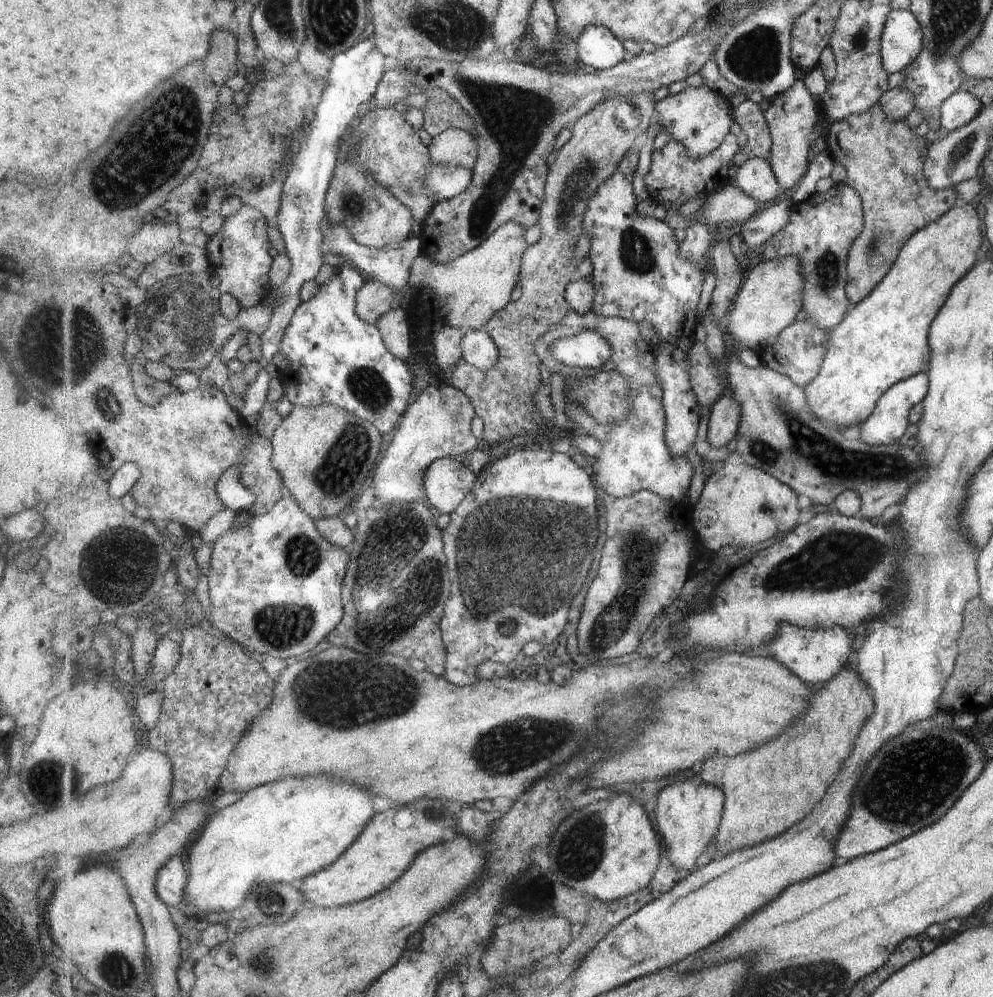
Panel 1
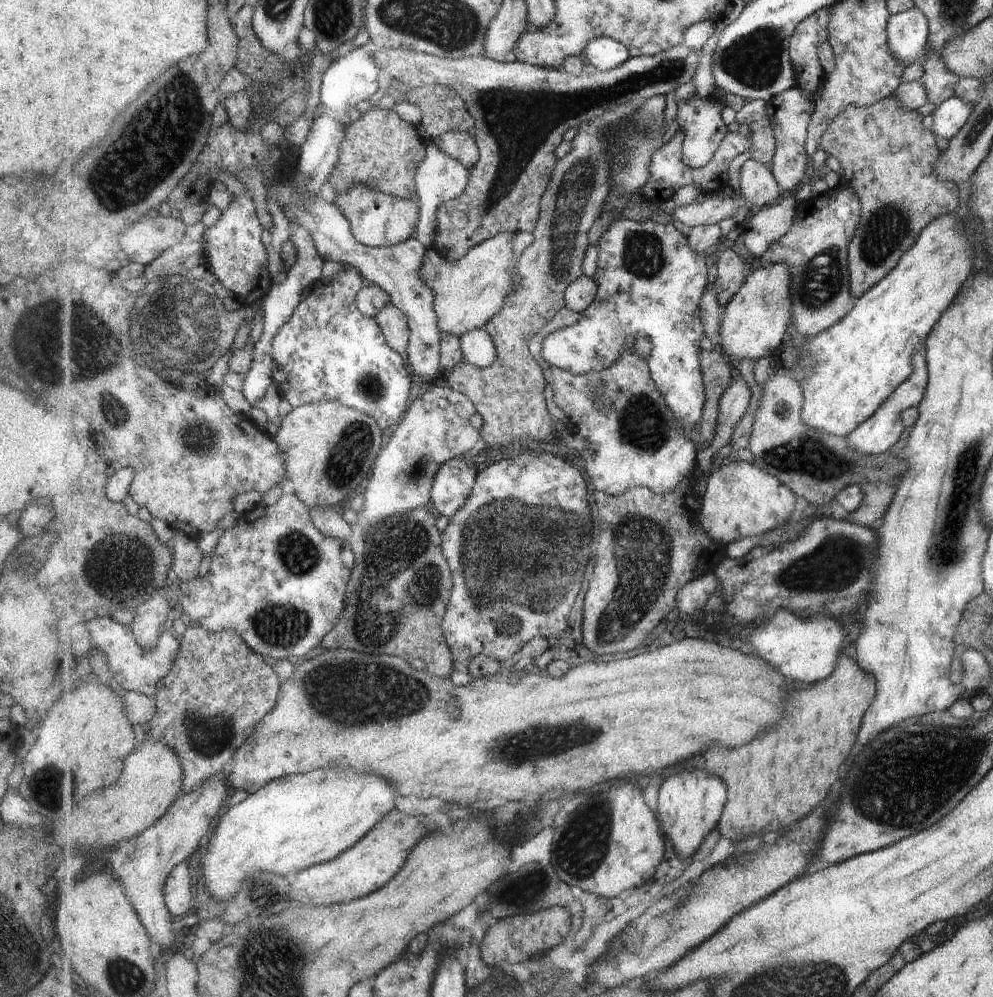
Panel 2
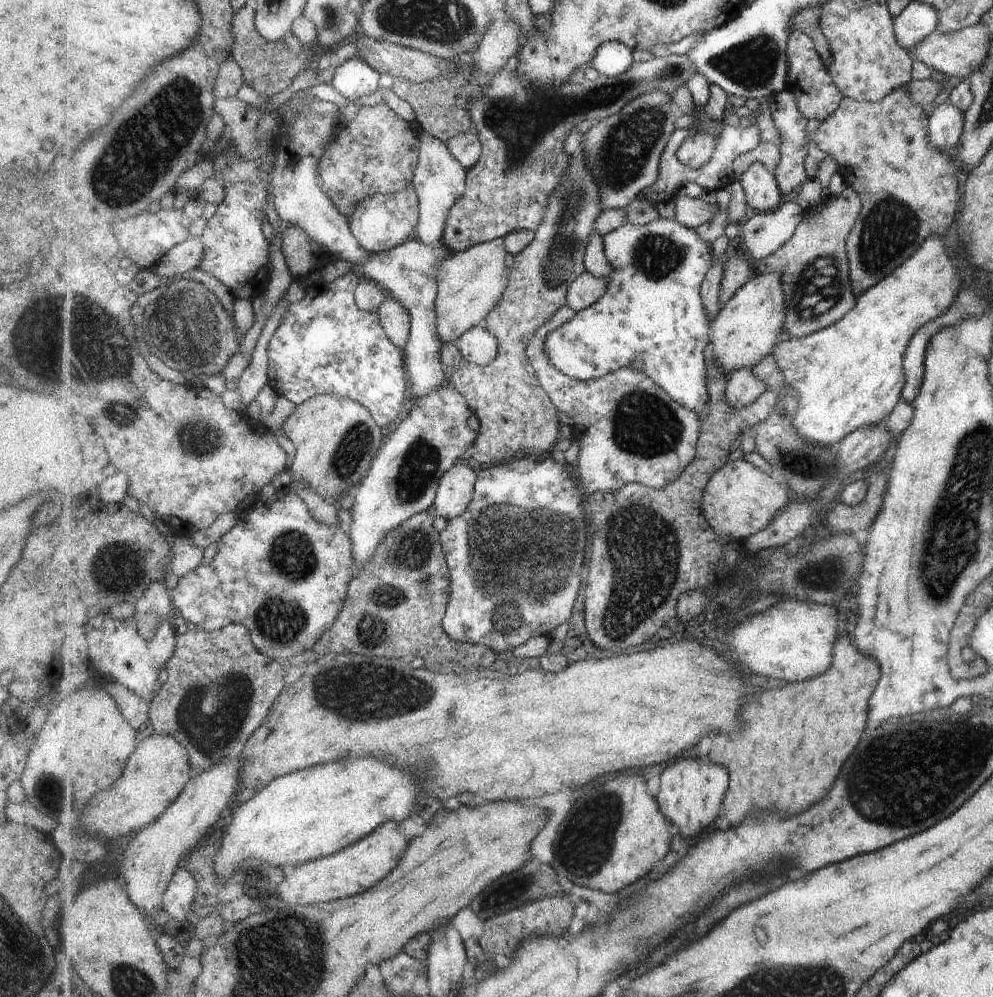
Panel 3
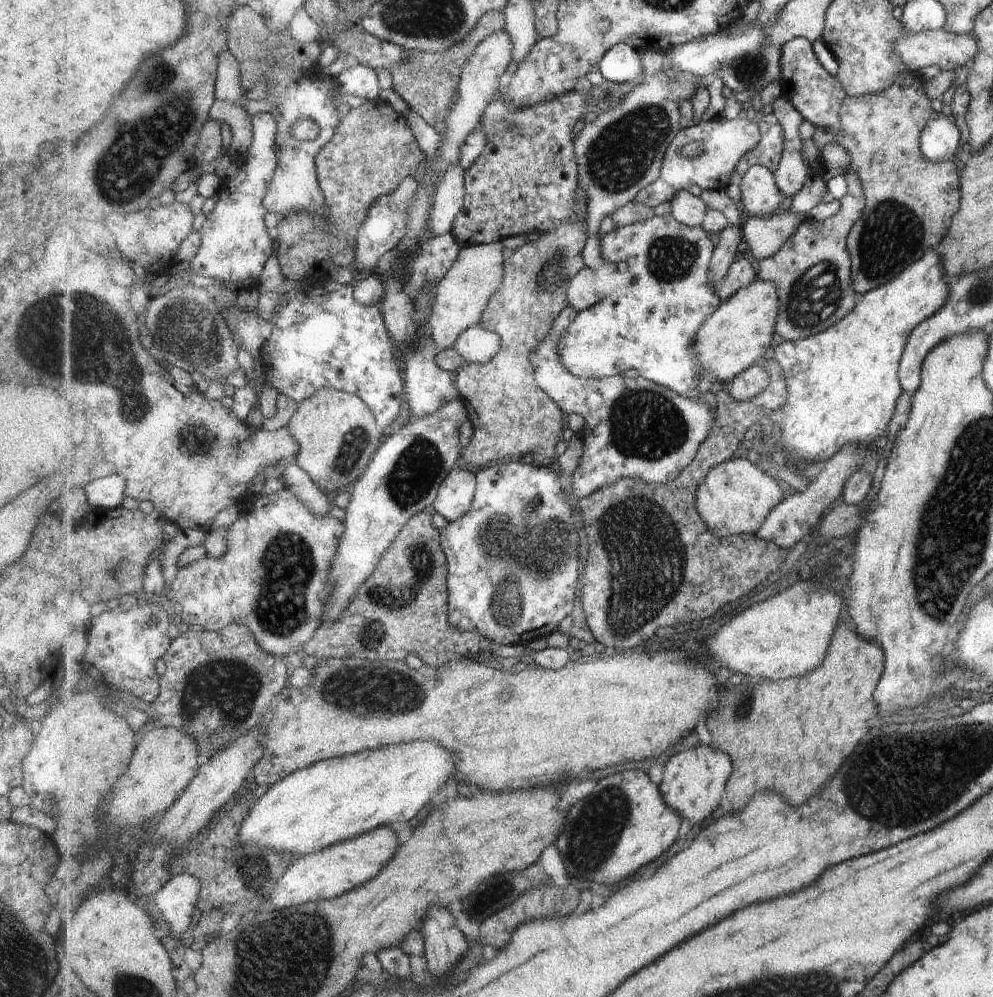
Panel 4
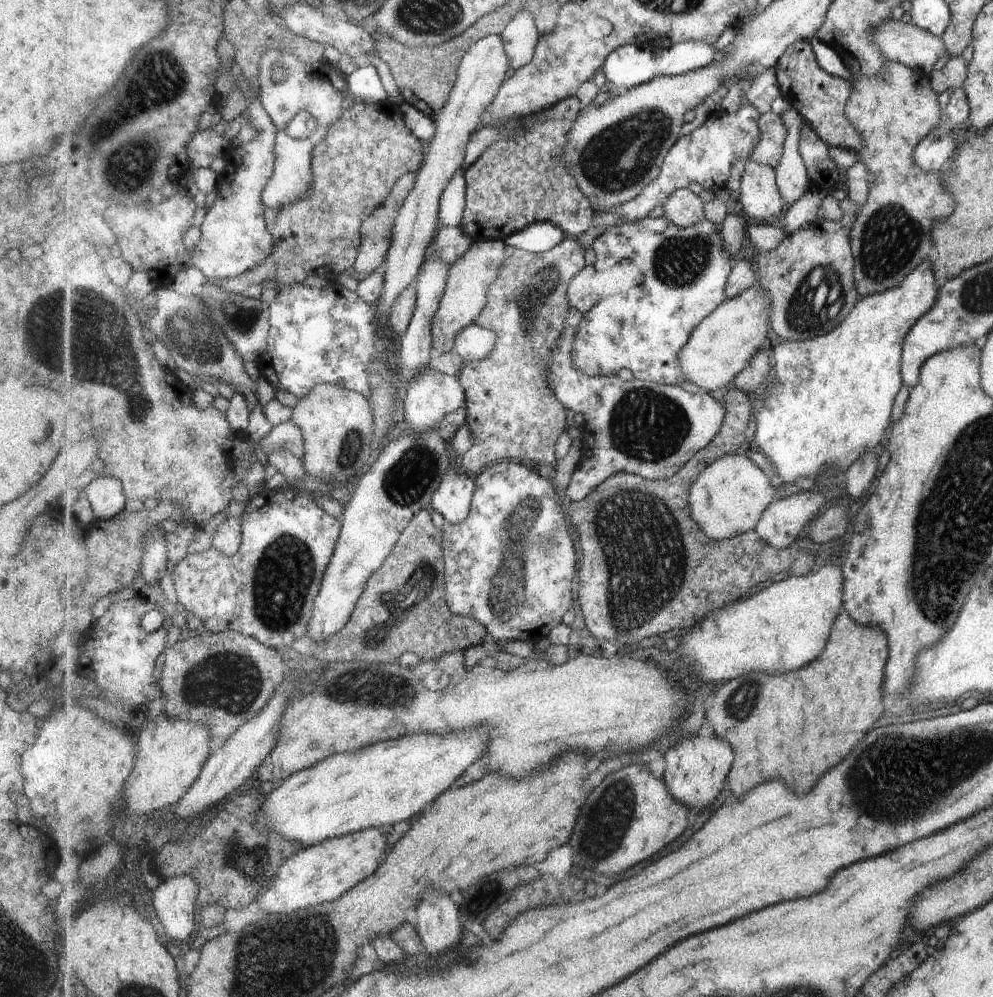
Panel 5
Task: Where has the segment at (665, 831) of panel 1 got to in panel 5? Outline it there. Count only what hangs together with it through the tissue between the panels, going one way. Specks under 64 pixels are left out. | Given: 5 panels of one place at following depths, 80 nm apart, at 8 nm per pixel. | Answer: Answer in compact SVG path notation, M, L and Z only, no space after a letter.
M687 734L678 745L667 751L666 763L667 768L662 779L668 791L677 802L685 805L693 814L699 814L703 808L709 808L724 792L734 765L734 752L726 740L715 735L705 738Z

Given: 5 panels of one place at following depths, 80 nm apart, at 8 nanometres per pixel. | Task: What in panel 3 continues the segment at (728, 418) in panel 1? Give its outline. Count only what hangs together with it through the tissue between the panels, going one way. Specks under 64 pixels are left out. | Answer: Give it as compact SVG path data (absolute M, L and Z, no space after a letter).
M743 369L730 374L727 388L727 404L731 408L745 408L756 402L765 392L769 381L759 377L757 369Z

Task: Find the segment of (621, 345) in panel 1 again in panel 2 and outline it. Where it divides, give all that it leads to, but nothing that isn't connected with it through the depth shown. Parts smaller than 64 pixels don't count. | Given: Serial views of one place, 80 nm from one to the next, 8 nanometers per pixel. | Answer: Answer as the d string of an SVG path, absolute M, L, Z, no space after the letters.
M568 307L561 309L539 334L532 337L528 346L533 360L543 370L545 382L551 385L554 403L573 422L573 430L587 440L587 448L578 460L589 476L590 486L594 491L611 496L620 496L641 486L657 494L673 492L693 472L699 447L690 440L687 430L673 414L665 394L653 381L648 362L642 361L635 346L627 348L613 368L579 376L549 364L543 357L543 344L549 334L579 320L581 313Z

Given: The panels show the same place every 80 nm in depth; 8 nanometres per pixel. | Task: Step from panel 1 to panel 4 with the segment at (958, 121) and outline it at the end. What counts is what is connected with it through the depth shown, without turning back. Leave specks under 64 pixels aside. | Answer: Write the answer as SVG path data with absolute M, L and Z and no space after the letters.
M932 111L923 127L919 139L919 150L932 163L954 159L955 148L959 142L959 129L952 116Z

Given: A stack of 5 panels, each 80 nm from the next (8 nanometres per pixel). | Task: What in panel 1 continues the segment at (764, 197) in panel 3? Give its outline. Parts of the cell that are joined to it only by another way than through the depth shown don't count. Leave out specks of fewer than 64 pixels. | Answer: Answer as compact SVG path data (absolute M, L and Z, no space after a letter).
M753 158L745 162L739 170L737 181L738 187L759 204L773 204L783 192L770 162L763 158Z

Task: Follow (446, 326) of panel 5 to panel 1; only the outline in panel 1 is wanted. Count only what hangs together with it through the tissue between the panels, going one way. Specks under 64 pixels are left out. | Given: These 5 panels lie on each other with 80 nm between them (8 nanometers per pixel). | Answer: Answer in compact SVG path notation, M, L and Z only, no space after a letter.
M517 222L501 226L493 236L475 250L451 262L435 262L429 254L422 253L411 268L411 284L427 285L445 302L445 324L460 328L464 334L469 330L481 330L498 312L511 303L511 294L520 282L521 264L525 250L525 228Z

